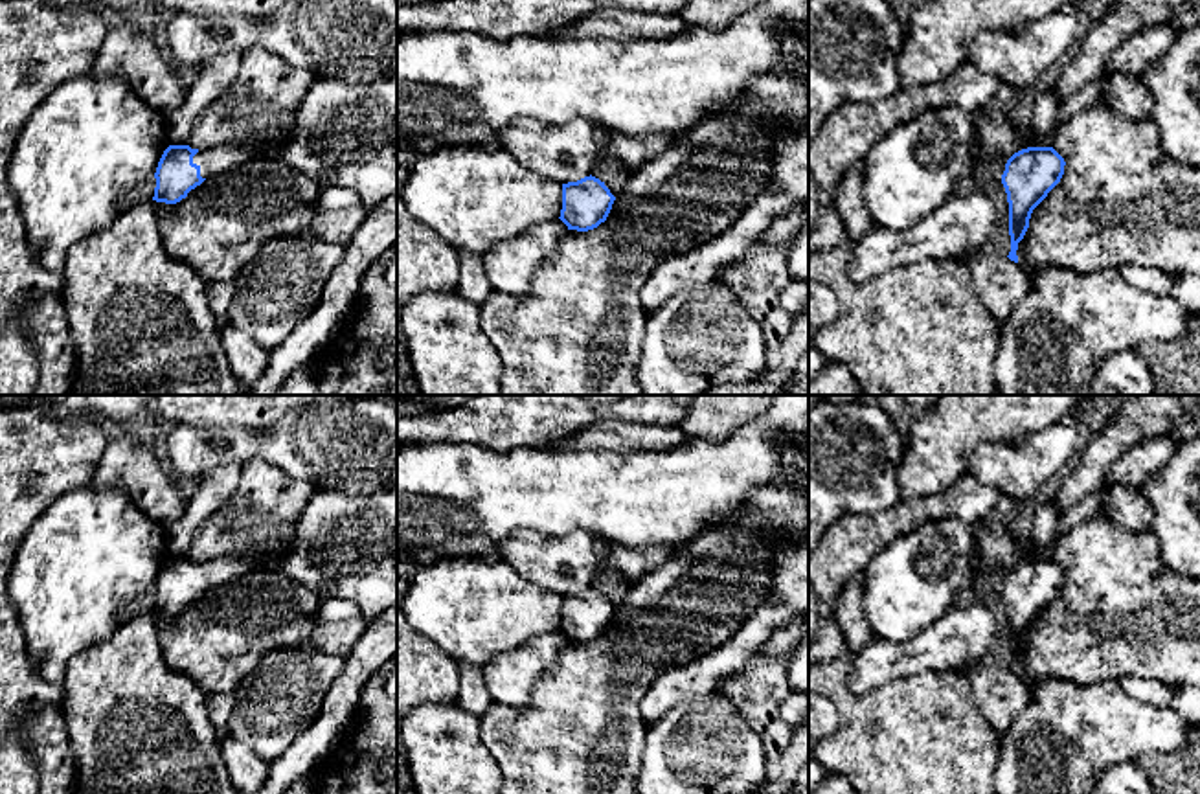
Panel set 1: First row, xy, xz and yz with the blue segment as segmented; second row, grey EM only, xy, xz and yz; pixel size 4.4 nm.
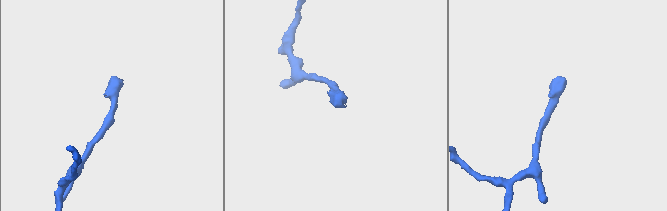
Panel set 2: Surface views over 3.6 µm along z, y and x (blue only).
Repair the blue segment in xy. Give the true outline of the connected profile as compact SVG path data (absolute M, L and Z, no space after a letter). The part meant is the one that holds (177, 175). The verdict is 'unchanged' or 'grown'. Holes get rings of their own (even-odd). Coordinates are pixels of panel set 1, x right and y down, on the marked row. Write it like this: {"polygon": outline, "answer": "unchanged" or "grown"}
{"polygon": "M169 145L156 167L154 197L156 202L176 204L206 178L233 169L250 156L233 147L221 145L211 149L191 149L189 145Z", "answer": "grown"}

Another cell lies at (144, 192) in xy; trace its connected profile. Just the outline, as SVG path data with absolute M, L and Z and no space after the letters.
M149 178L147 182L132 187L125 197L123 200L119 202L118 206L118 213L123 213L127 211L129 208L136 206L138 202L143 202L143 200L153 200L154 197L154 187L156 187L156 178Z

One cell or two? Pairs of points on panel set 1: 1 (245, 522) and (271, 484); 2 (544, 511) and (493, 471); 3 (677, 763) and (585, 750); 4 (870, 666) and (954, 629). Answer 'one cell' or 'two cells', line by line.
1: one cell
2: one cell
3: two cells
4: one cell

